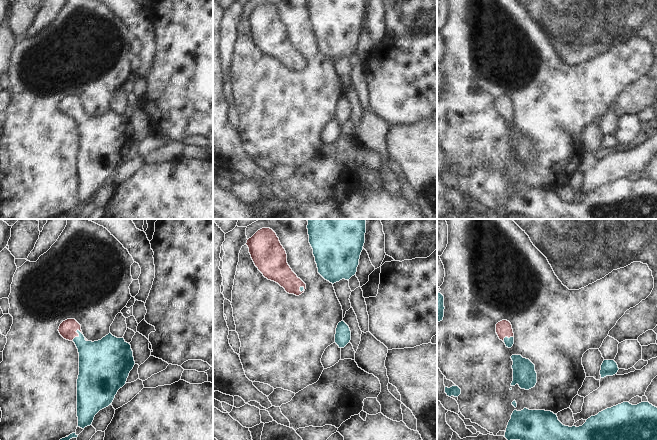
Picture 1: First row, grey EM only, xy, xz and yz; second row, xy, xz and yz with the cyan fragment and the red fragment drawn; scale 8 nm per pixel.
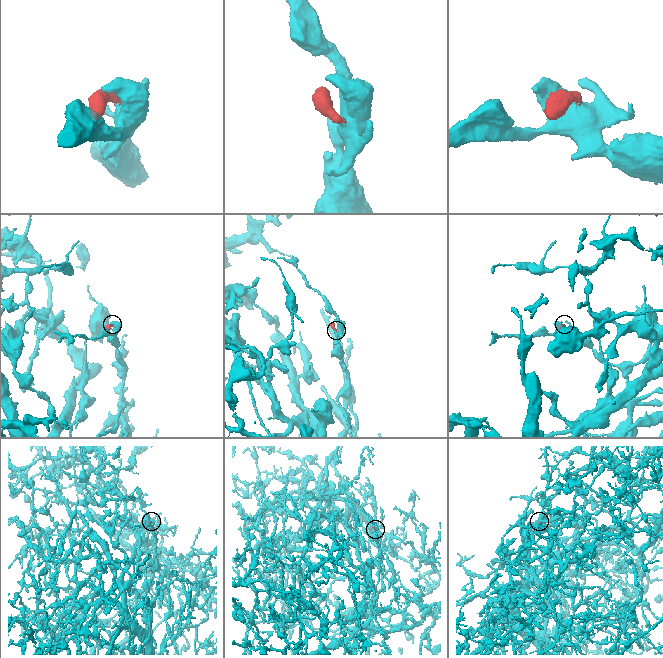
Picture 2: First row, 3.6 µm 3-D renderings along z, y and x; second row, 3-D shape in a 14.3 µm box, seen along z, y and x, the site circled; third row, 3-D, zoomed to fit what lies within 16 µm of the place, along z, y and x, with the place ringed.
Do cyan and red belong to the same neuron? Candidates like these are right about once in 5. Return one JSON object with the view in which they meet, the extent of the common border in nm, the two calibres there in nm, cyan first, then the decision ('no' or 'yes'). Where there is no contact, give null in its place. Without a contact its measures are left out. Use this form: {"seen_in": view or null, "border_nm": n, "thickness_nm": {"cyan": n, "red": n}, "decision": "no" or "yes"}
{"seen_in": "xy", "border_nm": 110, "thickness_nm": {"cyan": 300, "red": 140}, "decision": "yes"}

